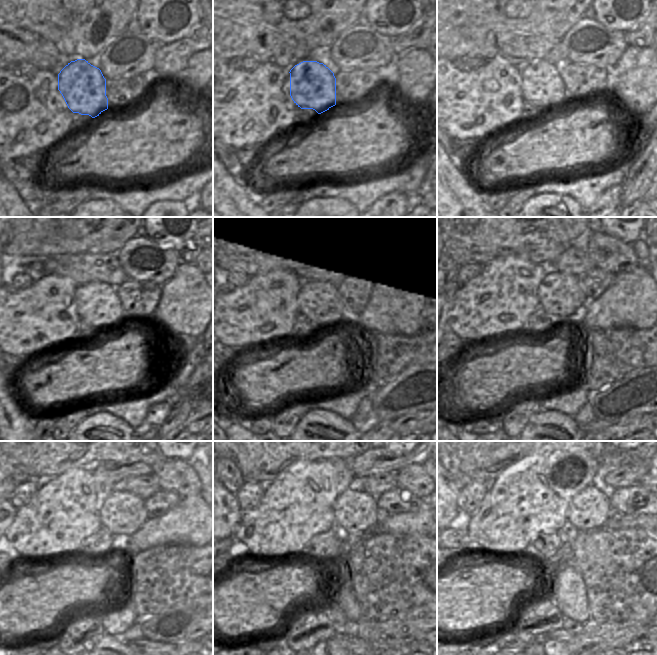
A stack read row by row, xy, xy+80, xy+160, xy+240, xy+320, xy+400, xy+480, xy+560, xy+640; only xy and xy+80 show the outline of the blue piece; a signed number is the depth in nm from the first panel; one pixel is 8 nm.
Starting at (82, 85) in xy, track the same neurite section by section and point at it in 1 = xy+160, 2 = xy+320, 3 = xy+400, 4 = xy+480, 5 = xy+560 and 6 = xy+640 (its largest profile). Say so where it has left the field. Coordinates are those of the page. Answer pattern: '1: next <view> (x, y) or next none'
1: next xy+160 (542, 85)
2: next xy+320 (333, 295)
3: next xy+400 (559, 293)
4: next xy+480 (123, 512)
5: next xy+560 (355, 510)
6: next xy+640 (589, 509)

